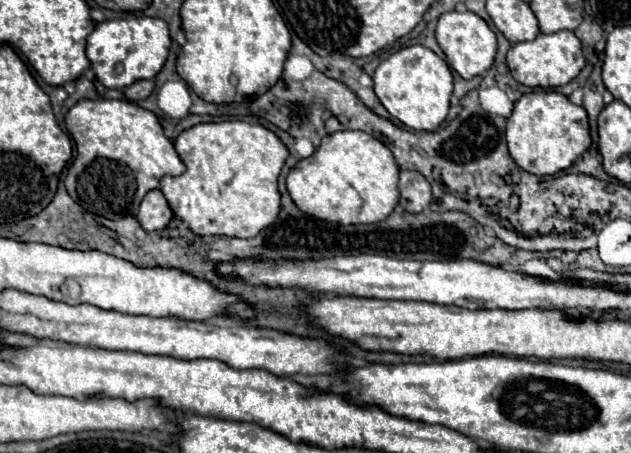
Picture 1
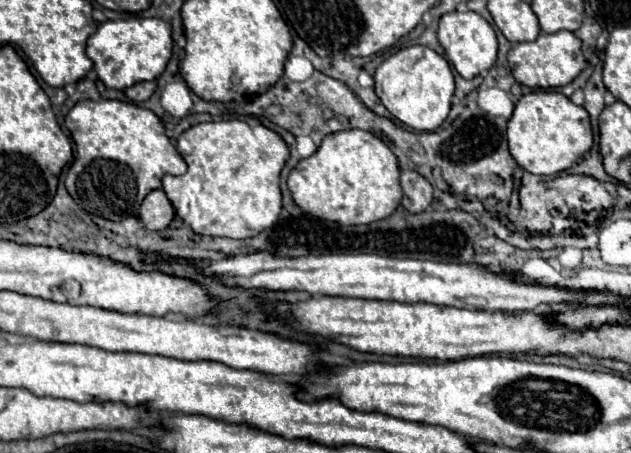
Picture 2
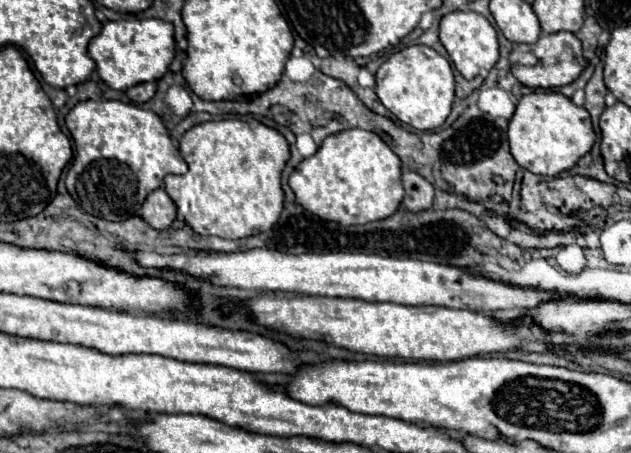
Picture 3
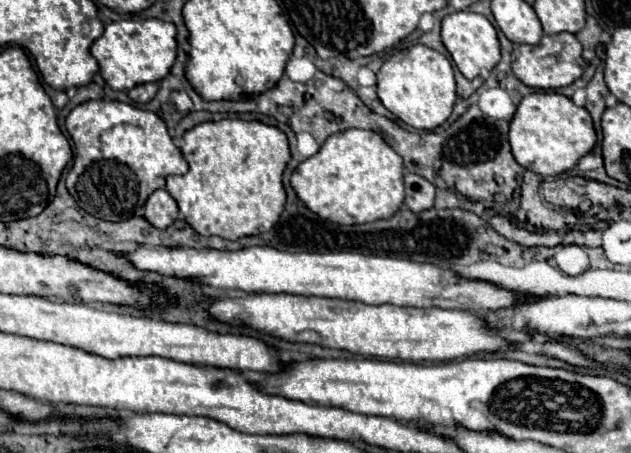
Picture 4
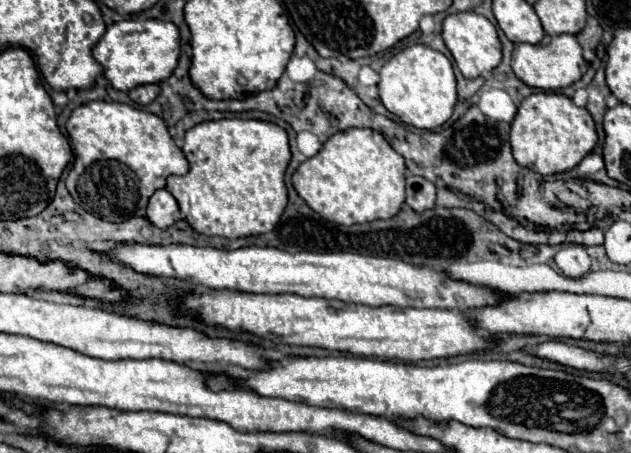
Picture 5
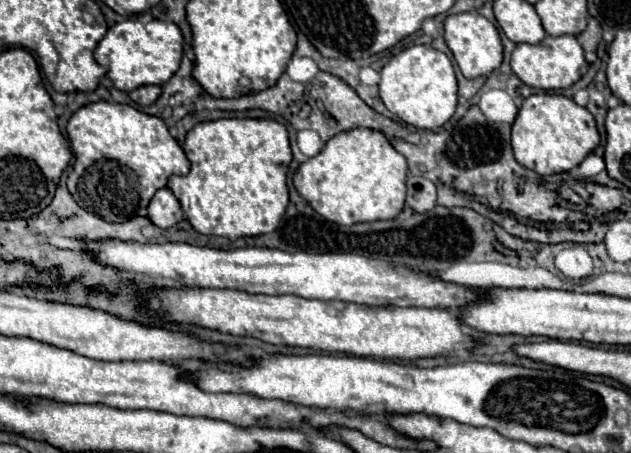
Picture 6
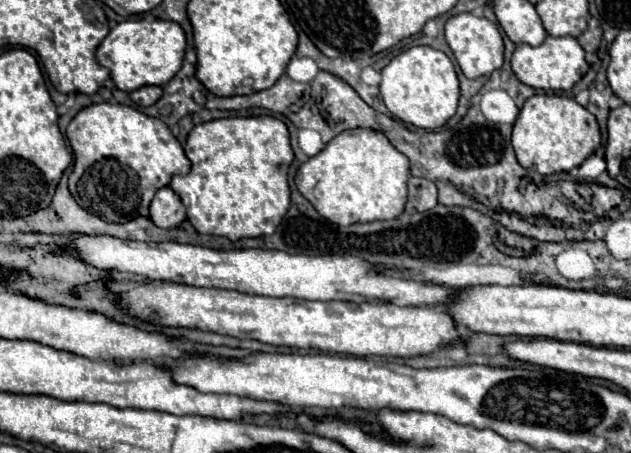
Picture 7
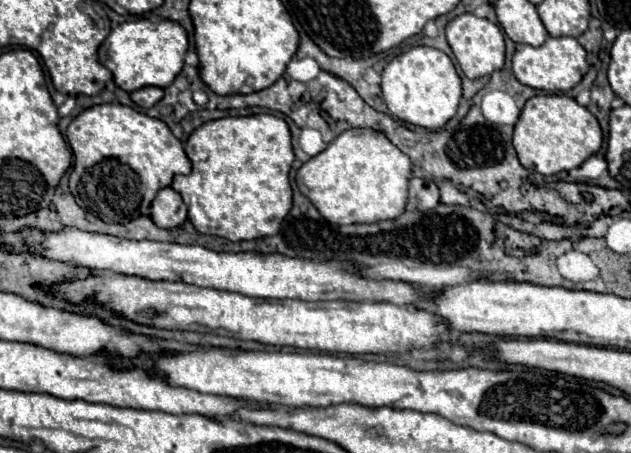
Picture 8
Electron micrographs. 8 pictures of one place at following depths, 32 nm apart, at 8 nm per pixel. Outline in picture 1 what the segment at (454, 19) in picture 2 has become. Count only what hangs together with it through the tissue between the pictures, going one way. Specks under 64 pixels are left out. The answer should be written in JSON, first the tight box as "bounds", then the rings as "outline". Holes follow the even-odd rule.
{"bounds":[436,10,496,80],"outline":[[[454,10],[454,12],[446,12],[440,16],[438,26],[436,26],[436,40],[440,44],[440,48],[444,50],[448,64],[466,80],[486,72],[496,58],[496,34],[494,30],[486,24],[484,18],[480,18],[474,12],[468,10]]]}

